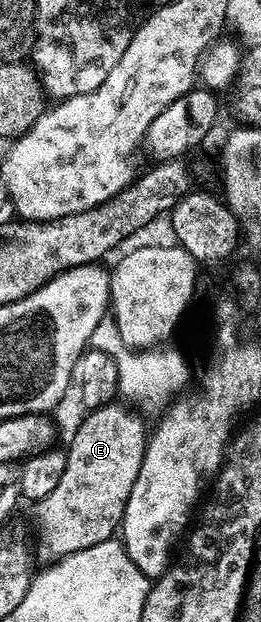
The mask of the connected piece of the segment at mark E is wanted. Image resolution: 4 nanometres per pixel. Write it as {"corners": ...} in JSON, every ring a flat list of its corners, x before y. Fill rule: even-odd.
{"corners":[[112,402,92,409,88,415,67,447,59,486,32,505,33,520,37,523,35,552,45,562,56,562,79,550,87,550,87,546,114,539,127,498,131,498,131,486,135,486,139,466,143,466,147,428,145,432,142,417,132,407]]}

